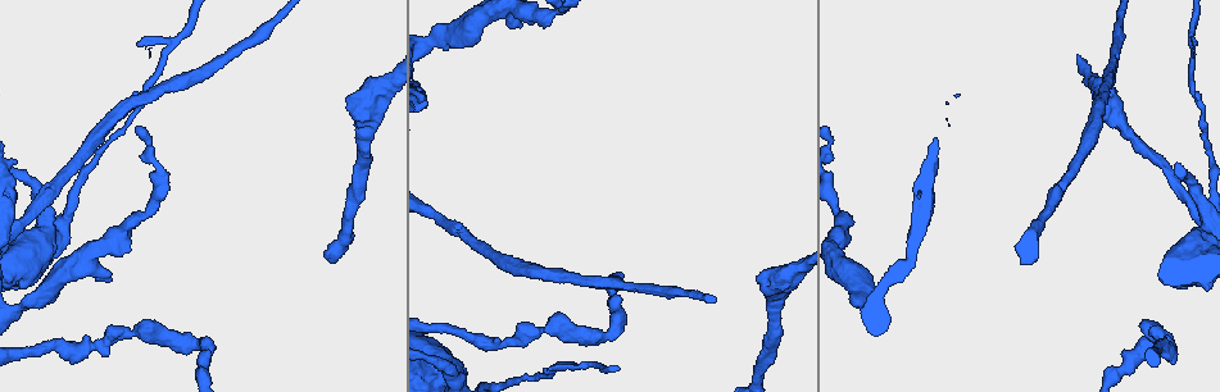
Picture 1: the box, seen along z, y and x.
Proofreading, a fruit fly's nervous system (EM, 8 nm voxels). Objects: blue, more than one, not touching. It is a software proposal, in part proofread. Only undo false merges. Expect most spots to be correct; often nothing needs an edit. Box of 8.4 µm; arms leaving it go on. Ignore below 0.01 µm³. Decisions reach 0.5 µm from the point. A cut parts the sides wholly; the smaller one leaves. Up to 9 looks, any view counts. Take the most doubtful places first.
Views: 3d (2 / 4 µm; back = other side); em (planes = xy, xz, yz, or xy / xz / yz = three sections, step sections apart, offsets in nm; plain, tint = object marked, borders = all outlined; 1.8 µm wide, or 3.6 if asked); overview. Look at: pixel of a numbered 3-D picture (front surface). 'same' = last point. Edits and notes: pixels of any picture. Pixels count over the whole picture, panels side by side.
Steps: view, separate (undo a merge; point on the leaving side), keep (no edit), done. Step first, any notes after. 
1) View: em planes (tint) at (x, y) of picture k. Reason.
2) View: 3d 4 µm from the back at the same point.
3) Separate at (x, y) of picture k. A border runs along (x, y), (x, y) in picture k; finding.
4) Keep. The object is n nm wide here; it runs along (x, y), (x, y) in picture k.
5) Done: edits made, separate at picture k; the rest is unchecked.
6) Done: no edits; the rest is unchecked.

View: 3d 2 µm at (430, 43) of picture 1.

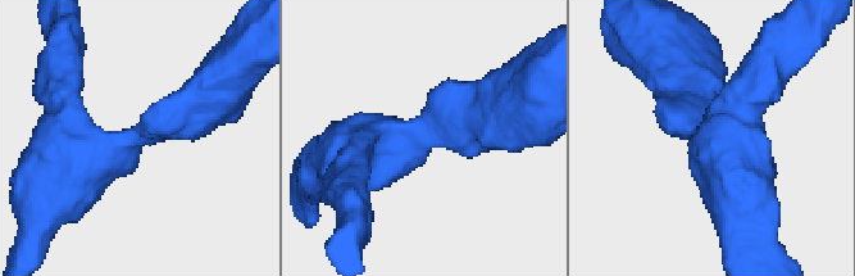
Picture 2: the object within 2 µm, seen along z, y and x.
View: em yz step 4 (tint) at (427, 136) of picture 2. 3 arms meet here; the arms are 160, 400, 500 nm wide; shape alone is not enough.

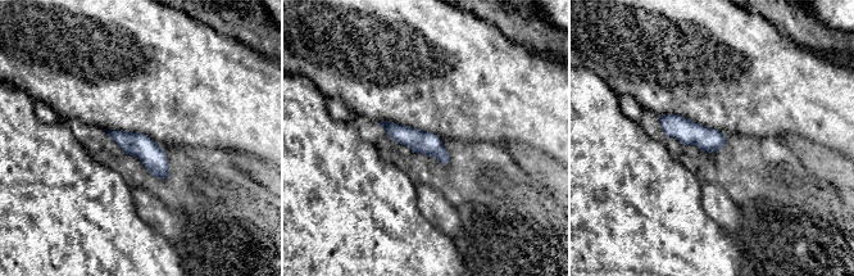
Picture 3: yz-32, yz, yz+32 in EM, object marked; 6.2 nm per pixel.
Keep. It runs along (385, 123), (427, 143), (445, 161) in picture 3; one cell here.

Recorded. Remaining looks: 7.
View: em planes (tint) at (616, 327) of picture 1. Sharp bend.

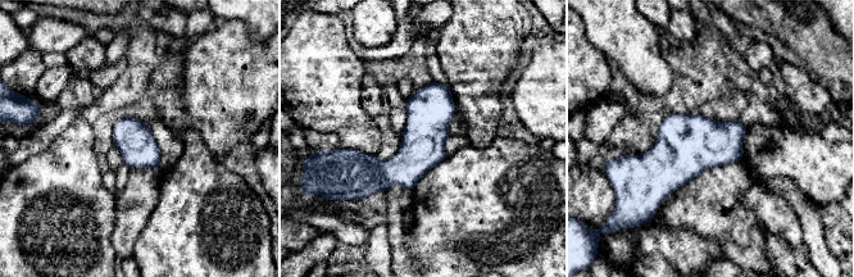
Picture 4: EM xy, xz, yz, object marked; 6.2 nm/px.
Keep. One cell here.

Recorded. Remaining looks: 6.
View: em xz step 8 (borders) at (448, 377) of picture 1. Sharp bend.

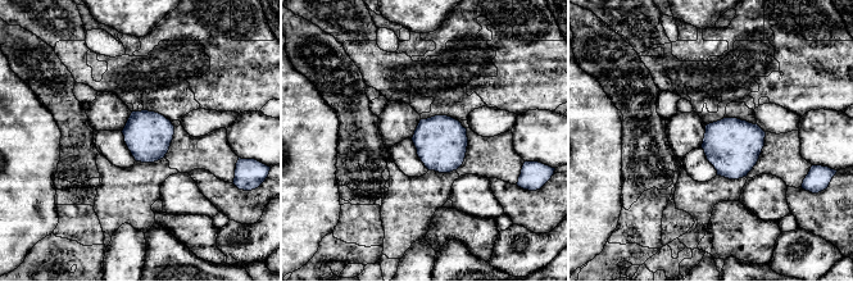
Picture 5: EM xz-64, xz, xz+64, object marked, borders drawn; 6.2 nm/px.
Keep. All the same cell.

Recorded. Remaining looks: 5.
View: em yz step 16 (tint) at (1096, 89) of picture 1.

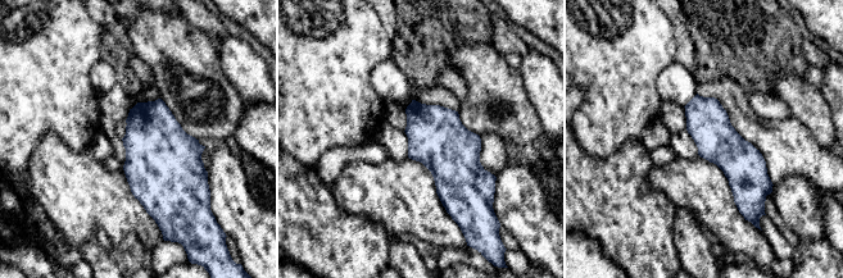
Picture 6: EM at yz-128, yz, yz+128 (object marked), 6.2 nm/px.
Keep. The object is 260 nm wide here; it runs along (697, 99), (712, 133), (765, 186) in picture 6; continuous, no second cell.

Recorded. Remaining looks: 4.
Done: no edits; the rest is unchecked.

